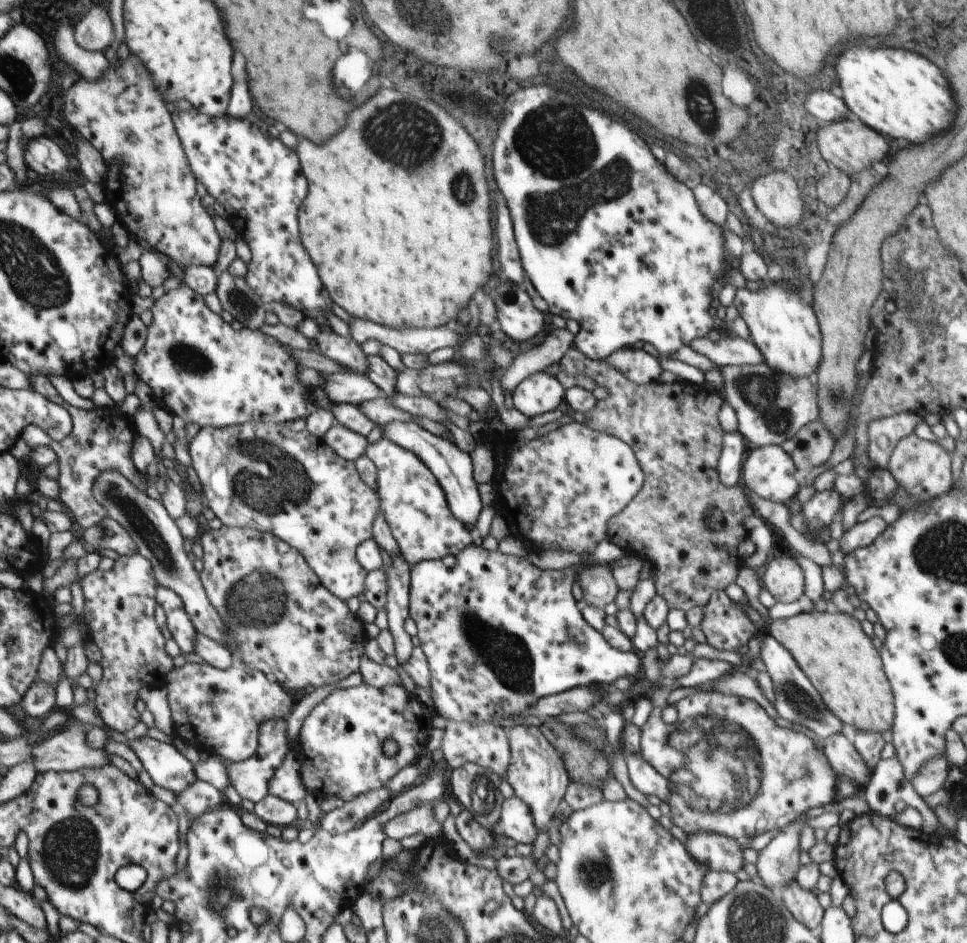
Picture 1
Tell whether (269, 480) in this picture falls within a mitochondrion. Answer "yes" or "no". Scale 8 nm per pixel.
yes

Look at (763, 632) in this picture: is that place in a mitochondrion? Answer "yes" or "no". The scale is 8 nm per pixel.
no

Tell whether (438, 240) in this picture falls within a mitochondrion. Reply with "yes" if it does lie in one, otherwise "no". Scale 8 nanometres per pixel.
no

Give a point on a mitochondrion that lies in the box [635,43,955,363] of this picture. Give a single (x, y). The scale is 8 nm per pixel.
(693, 87)

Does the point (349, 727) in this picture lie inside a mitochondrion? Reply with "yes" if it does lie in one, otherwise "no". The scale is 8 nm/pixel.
no

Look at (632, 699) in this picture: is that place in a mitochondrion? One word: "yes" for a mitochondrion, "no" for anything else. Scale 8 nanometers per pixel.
no

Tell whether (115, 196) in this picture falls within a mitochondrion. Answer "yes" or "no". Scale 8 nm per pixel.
no

